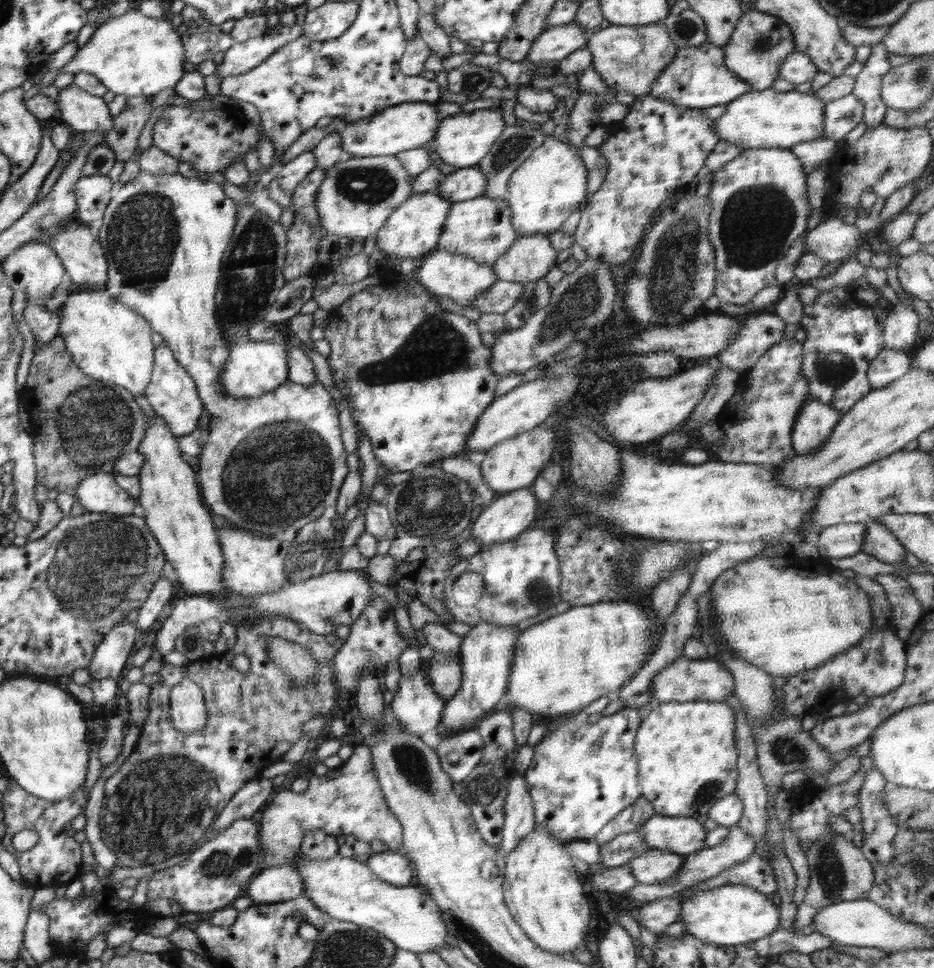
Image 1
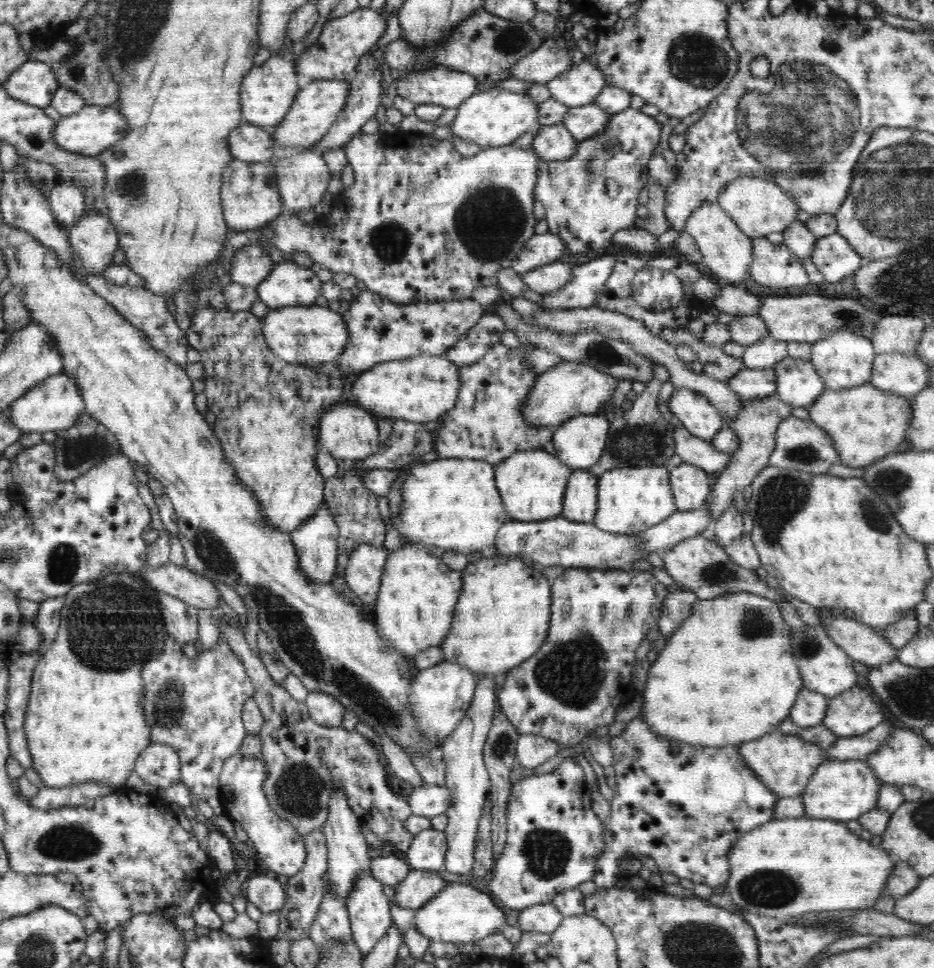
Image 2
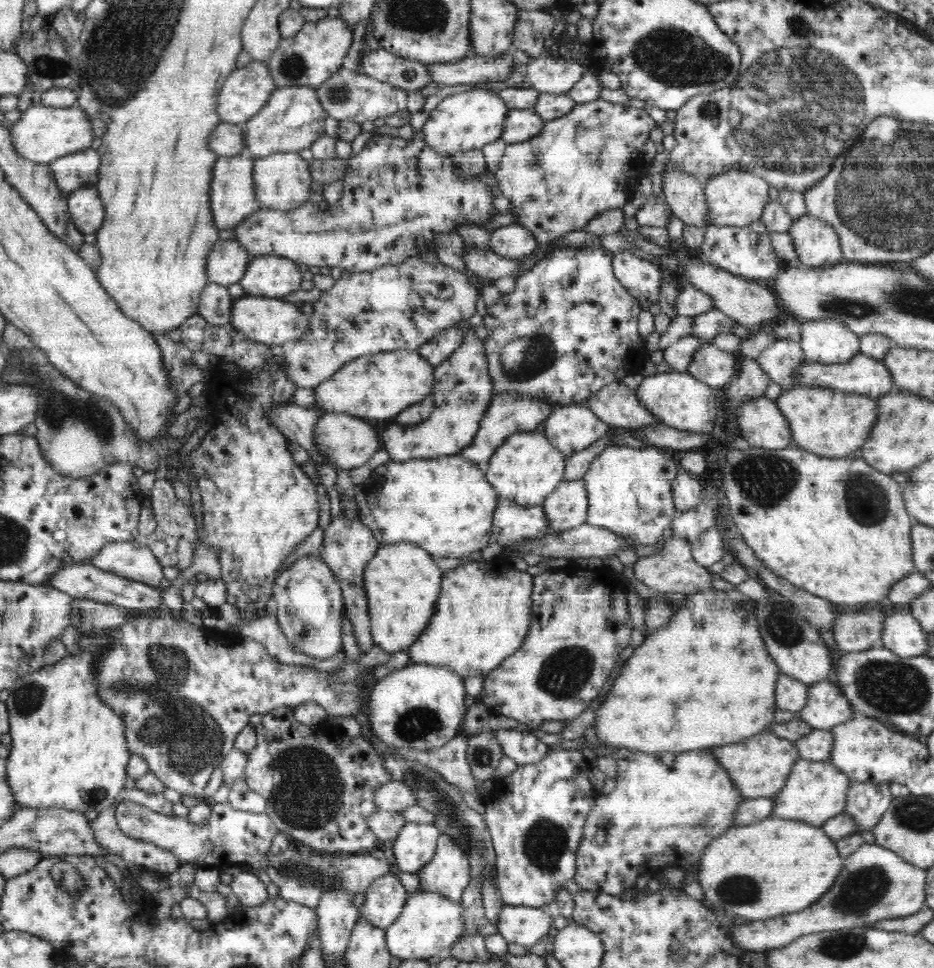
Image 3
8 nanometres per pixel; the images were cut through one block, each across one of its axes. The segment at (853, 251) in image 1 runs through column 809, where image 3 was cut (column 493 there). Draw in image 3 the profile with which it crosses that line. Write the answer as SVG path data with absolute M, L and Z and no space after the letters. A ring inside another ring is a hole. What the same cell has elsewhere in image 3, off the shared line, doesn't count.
M516 222L490 231L490 250L507 259L523 259L536 250L530 229Z

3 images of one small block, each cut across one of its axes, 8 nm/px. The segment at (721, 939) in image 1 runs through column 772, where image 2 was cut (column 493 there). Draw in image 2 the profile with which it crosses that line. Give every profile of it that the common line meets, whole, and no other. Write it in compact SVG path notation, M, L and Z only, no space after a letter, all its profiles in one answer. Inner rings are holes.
M448 883L446 890L438 892L424 907L416 909L412 926L431 942L468 943L500 932L502 926L508 926L507 914L508 911L484 888L478 890L468 884Z

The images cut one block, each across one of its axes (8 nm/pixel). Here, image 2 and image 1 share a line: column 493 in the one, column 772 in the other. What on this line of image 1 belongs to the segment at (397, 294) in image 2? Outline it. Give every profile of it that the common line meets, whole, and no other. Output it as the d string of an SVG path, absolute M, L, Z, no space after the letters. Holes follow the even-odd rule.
M756 148L745 149L744 152L740 152L736 158L728 161L724 166L718 168L718 170L712 171L711 180L711 192L708 194L710 205L712 205L712 212L710 212L710 220L708 220L708 236L710 236L710 244L714 247L715 256L715 288L714 294L720 298L724 303L746 305L750 302L762 288L766 286L777 285L774 278L774 272L780 262L781 258L784 258L788 249L792 246L792 243L803 233L807 232L808 217L812 215L812 207L810 207L808 185L807 185L807 172L804 171L802 161L792 152L786 148Z

